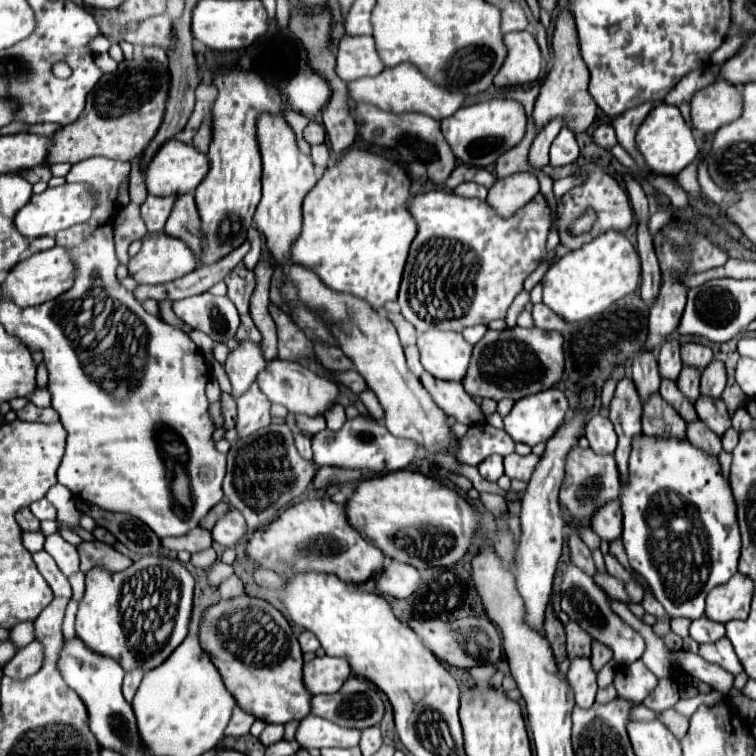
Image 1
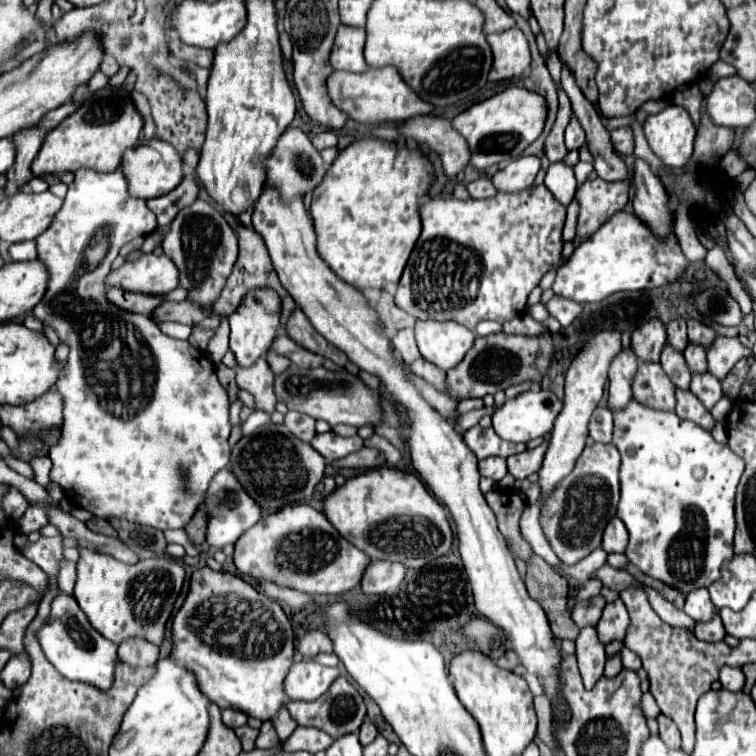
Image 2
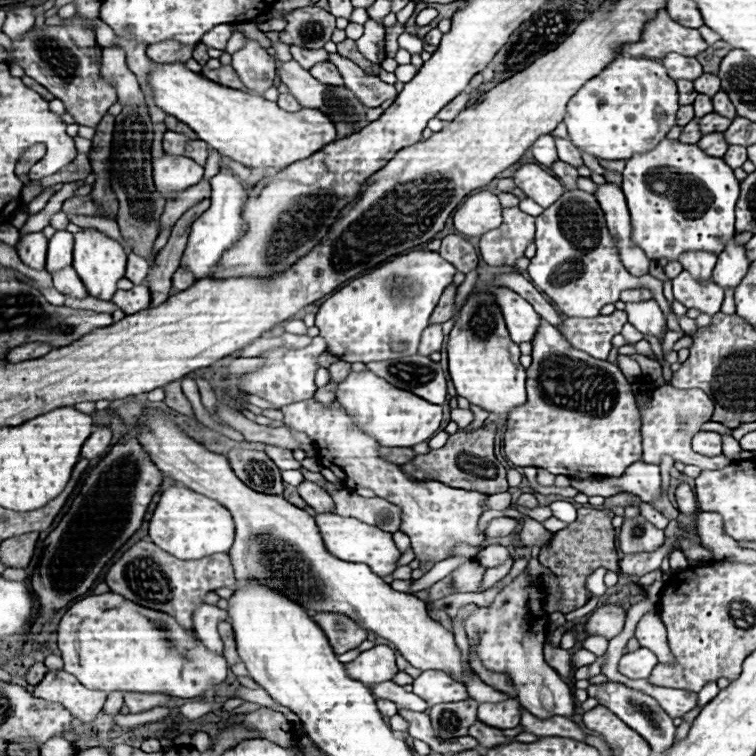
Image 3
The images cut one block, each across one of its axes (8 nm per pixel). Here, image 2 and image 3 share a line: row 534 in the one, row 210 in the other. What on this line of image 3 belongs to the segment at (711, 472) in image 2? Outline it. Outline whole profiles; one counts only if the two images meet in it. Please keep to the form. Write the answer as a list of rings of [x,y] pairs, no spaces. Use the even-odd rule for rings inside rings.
[[[662,140],[656,150],[626,160],[622,176],[622,192],[632,216],[632,240],[646,252],[648,258],[668,258],[672,262],[686,250],[708,250],[720,254],[726,240],[734,236],[734,206],[740,194],[740,182],[722,158],[708,156],[702,148],[698,148],[698,144]]]

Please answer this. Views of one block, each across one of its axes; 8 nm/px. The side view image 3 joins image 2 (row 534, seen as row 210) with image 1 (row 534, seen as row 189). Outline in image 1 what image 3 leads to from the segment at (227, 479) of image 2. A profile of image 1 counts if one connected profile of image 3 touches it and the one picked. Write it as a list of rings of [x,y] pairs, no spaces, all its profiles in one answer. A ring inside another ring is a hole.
[[[230,510],[216,526],[212,528],[212,538],[220,546],[232,548],[246,536],[246,522],[238,510]]]

